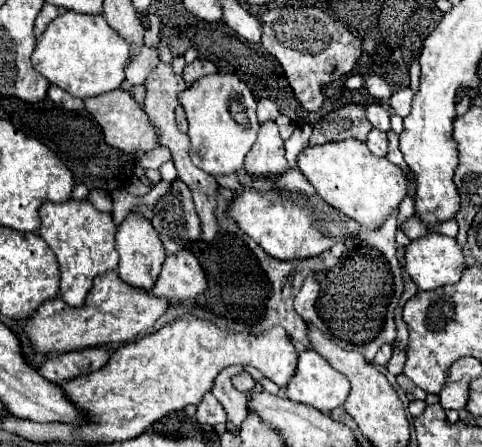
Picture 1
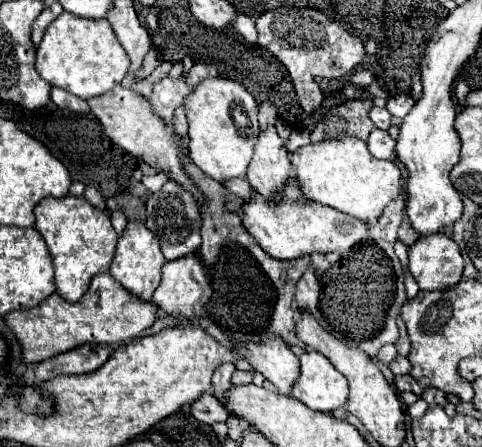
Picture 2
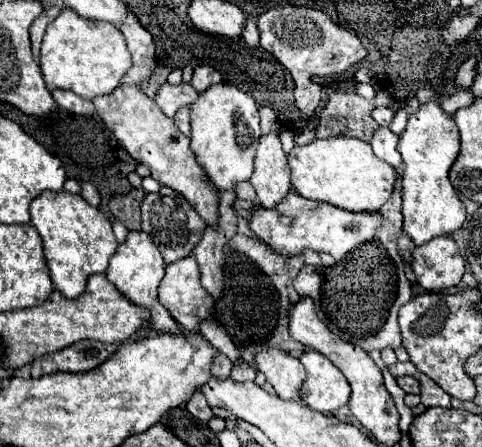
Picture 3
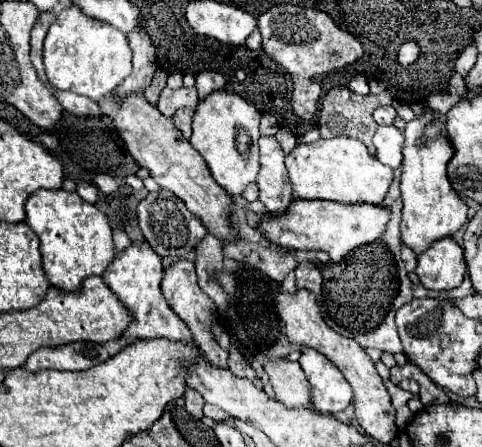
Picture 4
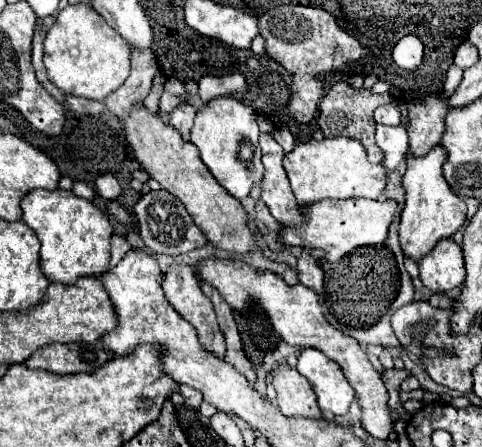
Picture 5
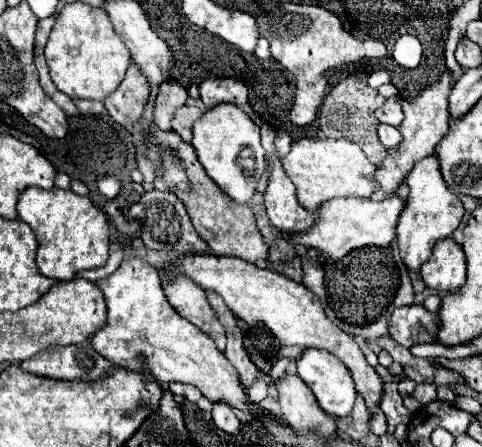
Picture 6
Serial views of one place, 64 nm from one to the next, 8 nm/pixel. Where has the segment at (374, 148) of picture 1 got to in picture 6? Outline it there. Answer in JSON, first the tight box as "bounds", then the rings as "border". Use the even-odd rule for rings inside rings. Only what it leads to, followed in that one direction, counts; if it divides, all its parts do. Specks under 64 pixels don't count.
{"bounds":[378,124,402,148],"border":[[[380,124],[380,126],[378,126],[378,138],[380,138],[380,142],[382,142],[386,148],[396,148],[396,146],[400,144],[400,140],[402,140],[398,128],[388,126],[388,124]]]}

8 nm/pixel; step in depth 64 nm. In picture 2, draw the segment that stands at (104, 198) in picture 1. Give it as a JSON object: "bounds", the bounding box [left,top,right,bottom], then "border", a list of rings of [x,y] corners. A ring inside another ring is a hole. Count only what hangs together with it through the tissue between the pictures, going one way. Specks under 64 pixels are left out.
{"bounds":[84,186,104,208],"border":[[[86,186],[86,190],[84,190],[84,198],[92,204],[92,206],[96,206],[96,208],[104,208],[104,198],[100,196],[100,192],[96,190],[96,188],[92,188],[92,186]]]}

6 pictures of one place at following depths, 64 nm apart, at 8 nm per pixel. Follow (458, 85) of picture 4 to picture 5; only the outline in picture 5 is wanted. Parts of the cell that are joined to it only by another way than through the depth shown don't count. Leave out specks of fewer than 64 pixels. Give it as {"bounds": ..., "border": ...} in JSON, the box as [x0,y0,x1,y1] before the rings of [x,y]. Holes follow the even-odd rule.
{"bounds":[443,63,463,97],"border":[[[455,63],[450,64],[447,71],[446,80],[443,87],[443,94],[450,97],[454,94],[456,88],[459,86],[463,76],[463,70],[456,66]]]}

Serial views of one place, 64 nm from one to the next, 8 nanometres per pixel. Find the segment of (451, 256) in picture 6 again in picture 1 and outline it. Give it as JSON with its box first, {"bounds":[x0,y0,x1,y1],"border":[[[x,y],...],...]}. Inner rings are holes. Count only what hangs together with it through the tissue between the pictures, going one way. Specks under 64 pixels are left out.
{"bounds":[406,232,464,290],"border":[[[428,232],[426,236],[412,240],[406,248],[406,270],[412,276],[412,280],[418,284],[420,290],[434,290],[446,284],[456,284],[462,278],[464,272],[464,256],[458,246],[458,242],[450,236]]]}

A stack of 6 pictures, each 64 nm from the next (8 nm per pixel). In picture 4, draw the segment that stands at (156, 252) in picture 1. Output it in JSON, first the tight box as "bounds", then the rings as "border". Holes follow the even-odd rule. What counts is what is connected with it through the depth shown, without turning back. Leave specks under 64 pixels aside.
{"bounds":[104,244,194,344],"border":[[[132,244],[128,246],[114,262],[108,266],[104,272],[104,282],[106,286],[116,294],[116,298],[124,304],[124,308],[130,312],[132,322],[124,330],[122,338],[132,342],[132,340],[150,340],[150,338],[166,338],[172,342],[186,342],[194,344],[192,332],[184,326],[184,320],[168,308],[168,302],[164,302],[164,296],[160,292],[160,280],[164,276],[164,268],[160,262],[160,256],[148,248],[148,244]]]}

